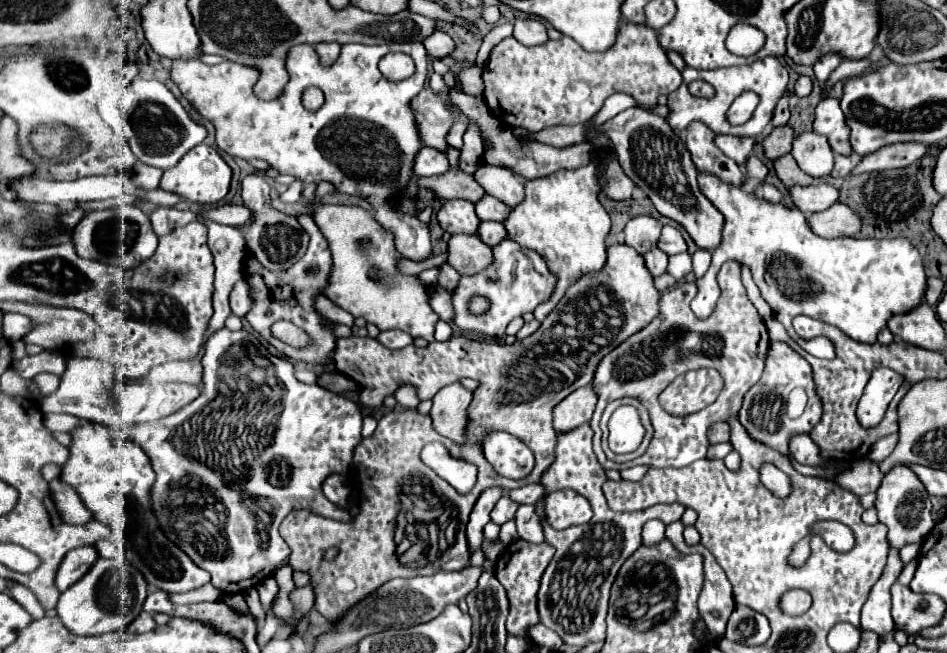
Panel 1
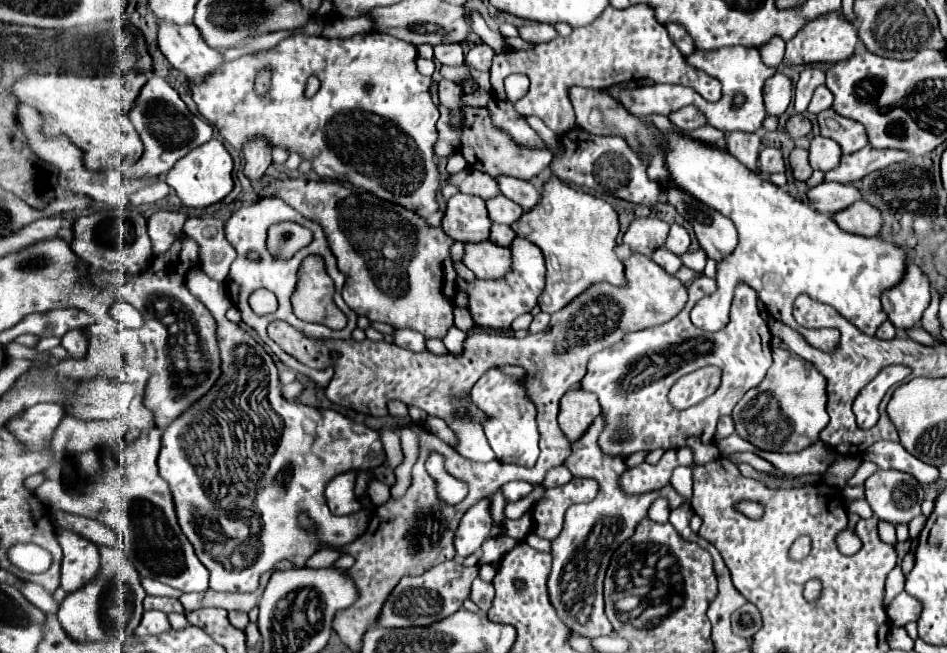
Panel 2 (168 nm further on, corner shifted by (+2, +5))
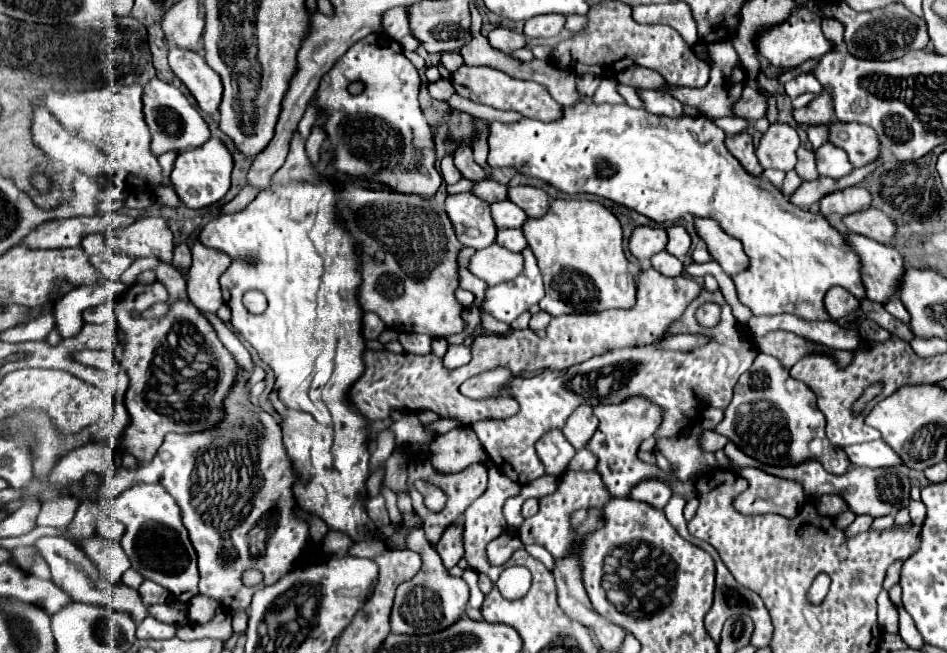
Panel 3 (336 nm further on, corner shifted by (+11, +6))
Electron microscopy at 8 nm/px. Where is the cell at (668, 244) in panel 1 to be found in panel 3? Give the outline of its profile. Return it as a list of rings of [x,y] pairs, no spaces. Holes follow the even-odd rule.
[[[667,226],[667,236],[669,236],[667,252],[677,258],[683,258],[691,246],[691,238],[689,238],[687,230],[683,226]]]

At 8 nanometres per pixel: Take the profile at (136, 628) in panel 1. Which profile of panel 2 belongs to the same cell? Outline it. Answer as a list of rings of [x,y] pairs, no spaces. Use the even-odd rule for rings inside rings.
[[[146,611],[138,629],[136,629],[136,635],[138,637],[146,637],[146,635],[158,635],[158,633],[164,633],[164,631],[170,631],[170,623],[168,623],[168,617],[166,613],[162,611]]]

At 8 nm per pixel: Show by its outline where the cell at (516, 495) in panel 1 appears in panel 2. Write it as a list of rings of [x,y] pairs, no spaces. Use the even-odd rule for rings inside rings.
[[[560,465],[560,467],[554,467],[552,471],[548,471],[548,475],[546,475],[546,479],[544,479],[544,487],[546,489],[550,489],[550,487],[558,487],[558,485],[564,485],[564,483],[568,483],[570,479],[574,479],[574,475],[564,467],[564,465]]]

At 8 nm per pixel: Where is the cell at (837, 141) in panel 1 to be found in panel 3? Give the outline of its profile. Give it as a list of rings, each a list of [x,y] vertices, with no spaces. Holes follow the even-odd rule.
[[[829,122],[829,142],[843,148],[853,166],[865,166],[877,160],[881,146],[873,128],[859,122]]]

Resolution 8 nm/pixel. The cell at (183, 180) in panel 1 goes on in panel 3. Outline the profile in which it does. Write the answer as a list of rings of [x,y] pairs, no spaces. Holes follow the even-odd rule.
[[[211,136],[203,146],[179,152],[169,180],[171,180],[173,190],[177,192],[179,200],[187,208],[203,208],[203,206],[209,206],[209,204],[221,200],[227,194],[227,190],[231,186],[231,170],[233,170],[231,152],[221,144],[219,138]]]

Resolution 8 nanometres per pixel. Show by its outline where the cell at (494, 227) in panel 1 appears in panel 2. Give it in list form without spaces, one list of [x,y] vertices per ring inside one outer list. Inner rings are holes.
[[[494,223],[492,225],[492,233],[490,233],[490,241],[496,243],[496,245],[502,245],[502,247],[510,247],[510,241],[514,241],[514,229],[508,227],[508,225],[498,225]]]

